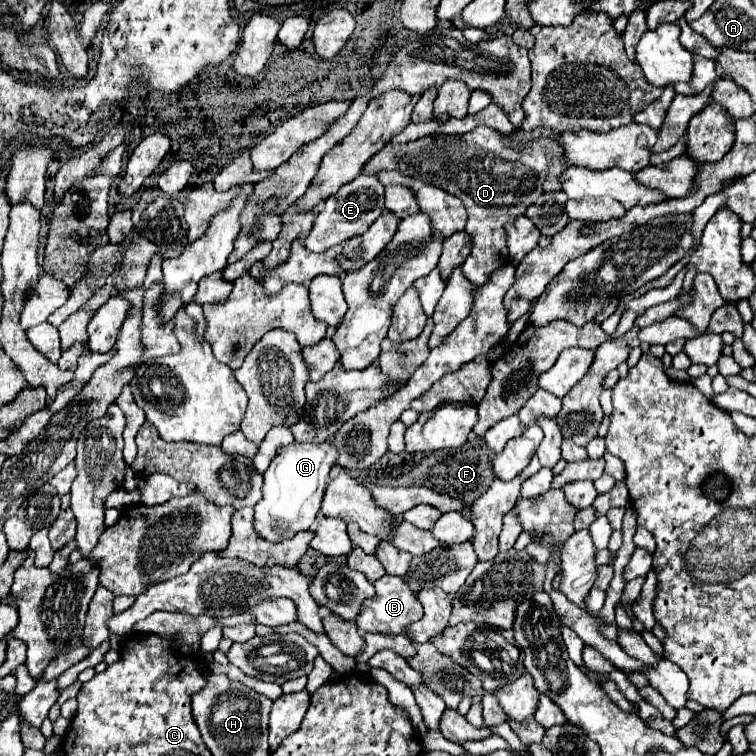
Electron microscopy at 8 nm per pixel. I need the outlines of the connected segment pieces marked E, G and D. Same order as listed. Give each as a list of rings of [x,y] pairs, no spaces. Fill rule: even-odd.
[[[358,175],[354,181],[342,185],[336,195],[330,195],[318,209],[314,227],[304,241],[304,247],[312,253],[324,253],[334,245],[340,245],[360,233],[370,229],[372,221],[380,217],[384,211],[384,187],[376,177]]]
[[[330,441],[320,445],[304,445],[294,443],[284,447],[270,463],[268,471],[264,473],[262,485],[262,499],[254,507],[254,529],[258,537],[266,541],[284,541],[294,537],[298,531],[312,529],[312,523],[318,517],[324,487],[330,481],[328,473],[338,459],[338,451],[332,447]]]
[[[478,127],[472,133],[464,135],[448,135],[438,139],[422,137],[402,145],[388,143],[380,153],[376,153],[366,163],[364,169],[372,173],[382,169],[396,169],[404,175],[424,179],[426,183],[442,187],[450,195],[460,197],[468,211],[466,231],[468,237],[472,237],[472,251],[462,271],[474,285],[484,285],[484,281],[488,281],[488,277],[492,277],[492,273],[500,269],[500,265],[510,263],[504,225],[524,215],[524,211],[536,201],[536,197],[542,195],[542,183],[546,179],[548,163],[560,157],[562,149],[554,141],[532,141],[530,145],[526,145],[522,153],[514,153],[512,149],[504,147],[502,133],[488,127]],[[492,155],[500,155],[506,161],[518,155],[518,161],[524,167],[482,167]]]

